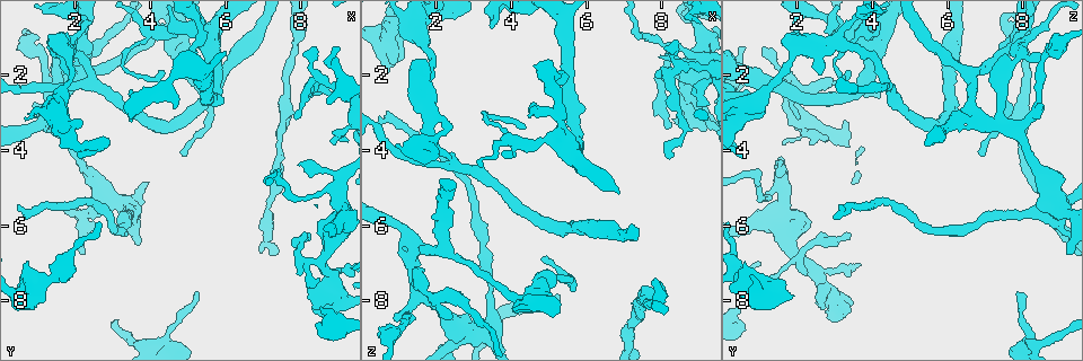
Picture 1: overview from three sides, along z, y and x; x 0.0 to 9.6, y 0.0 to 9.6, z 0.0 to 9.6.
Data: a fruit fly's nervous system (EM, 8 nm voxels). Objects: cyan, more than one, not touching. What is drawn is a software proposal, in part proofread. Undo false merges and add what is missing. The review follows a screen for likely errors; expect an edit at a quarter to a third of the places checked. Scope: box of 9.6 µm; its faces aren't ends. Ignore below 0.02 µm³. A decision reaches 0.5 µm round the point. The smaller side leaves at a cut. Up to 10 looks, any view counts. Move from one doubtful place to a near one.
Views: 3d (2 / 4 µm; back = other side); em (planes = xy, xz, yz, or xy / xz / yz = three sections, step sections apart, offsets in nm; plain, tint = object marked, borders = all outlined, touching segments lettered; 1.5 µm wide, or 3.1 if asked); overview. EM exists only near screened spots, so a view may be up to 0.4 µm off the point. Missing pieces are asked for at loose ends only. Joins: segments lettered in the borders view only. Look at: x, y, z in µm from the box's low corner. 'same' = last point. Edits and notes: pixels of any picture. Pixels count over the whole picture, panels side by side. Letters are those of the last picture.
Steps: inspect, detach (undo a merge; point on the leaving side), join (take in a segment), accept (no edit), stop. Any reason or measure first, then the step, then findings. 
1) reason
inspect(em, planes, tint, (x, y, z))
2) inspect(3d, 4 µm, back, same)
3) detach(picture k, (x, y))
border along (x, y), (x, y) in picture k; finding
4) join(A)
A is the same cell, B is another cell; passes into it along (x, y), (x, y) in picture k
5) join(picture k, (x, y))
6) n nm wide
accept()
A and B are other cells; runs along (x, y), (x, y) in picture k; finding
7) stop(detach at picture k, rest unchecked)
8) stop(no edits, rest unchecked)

abrupt turn
inspect(3d, 4 µm, (4.45, 9.00, 8.15))

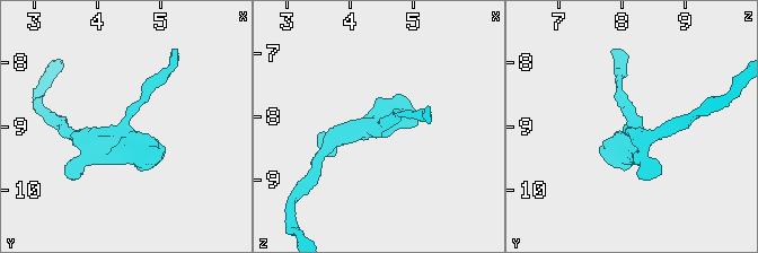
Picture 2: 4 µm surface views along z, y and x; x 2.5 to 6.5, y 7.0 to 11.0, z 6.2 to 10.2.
need the tissue
inspect(em, planes, borders, (4.40, 8.95, 8.20))

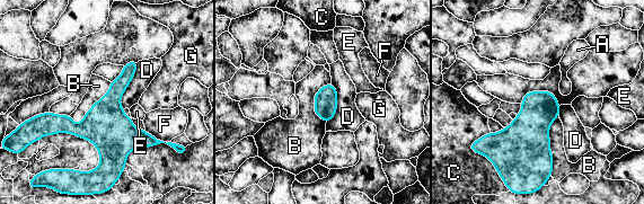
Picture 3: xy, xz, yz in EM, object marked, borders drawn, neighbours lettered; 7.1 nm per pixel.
accept()
A, B, C, D, E, F and G are other cells; border along (558, 115), (549, 129), (550, 176) in picture 3; continuous, no second cell

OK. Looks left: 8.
tapers out
inspect(em, planes, borders, (8.20, 2.60, 4.15))

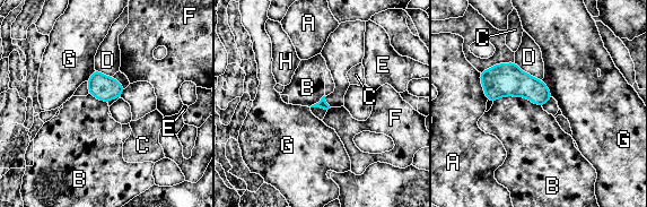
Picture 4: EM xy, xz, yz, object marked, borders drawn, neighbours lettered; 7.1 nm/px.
accept()
A, B, C, D, E, F, G and H are other cells; border along (494, 101), (524, 96), (541, 106) in picture 4; none of them fits

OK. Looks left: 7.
branch stops here
inspect(3d, 2 µm, (8.35, 1.20, 1.10))

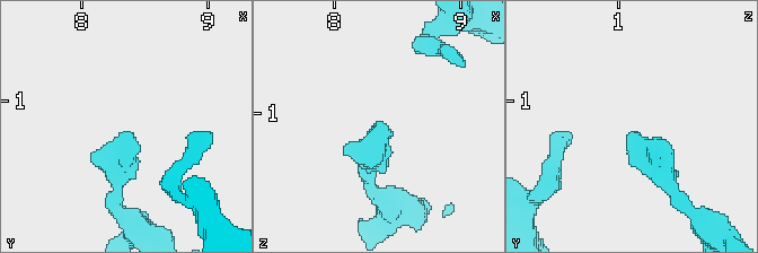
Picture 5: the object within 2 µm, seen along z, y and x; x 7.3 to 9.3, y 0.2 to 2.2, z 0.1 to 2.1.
inspect(em, xy, step 4, tint, (8.38, 1.24, 1.12))

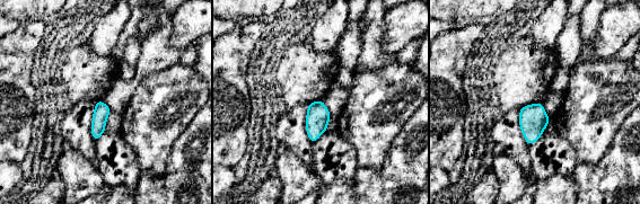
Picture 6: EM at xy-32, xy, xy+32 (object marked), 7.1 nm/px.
inspect(em, planes, borders, same)

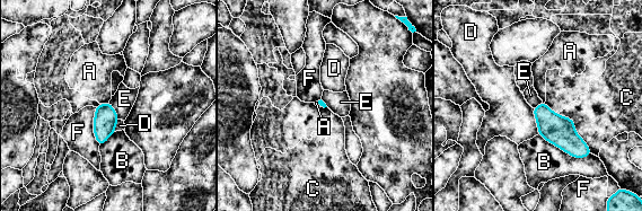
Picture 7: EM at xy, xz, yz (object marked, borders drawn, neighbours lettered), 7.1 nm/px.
B touches over 420 nm
accept()
A, B, C, D, E and F are other cells; none of them fits

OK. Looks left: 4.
abrupt turn
inspect(em, planes, borders, (7.40, 4.75, 0.90))

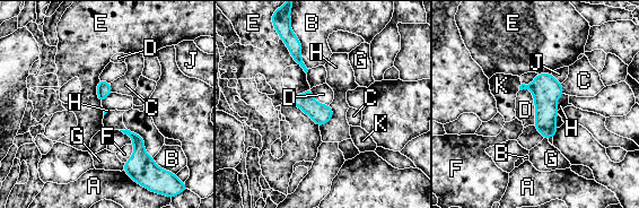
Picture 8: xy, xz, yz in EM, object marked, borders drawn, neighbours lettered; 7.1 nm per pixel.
60 nm wide
accept()
A, B, C, D, E, F, G, H, J and K are other cells; border along (519, 89), (532, 93), (535, 124) in picture 8; all the same cell

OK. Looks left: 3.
stop(no edits, rest unchecked)

